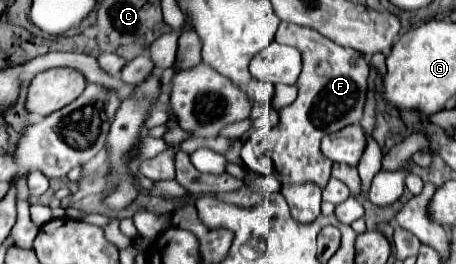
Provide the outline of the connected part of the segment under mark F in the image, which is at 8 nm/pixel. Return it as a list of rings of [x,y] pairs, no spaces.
[[[290,22],[280,24],[276,42],[298,48],[304,66],[296,80],[298,98],[296,102],[280,110],[280,122],[272,130],[274,176],[282,184],[312,182],[324,188],[330,178],[332,162],[328,162],[328,158],[324,158],[324,154],[320,152],[320,140],[330,132],[338,132],[344,126],[360,122],[366,102],[368,64],[358,50],[338,46],[316,30]]]

